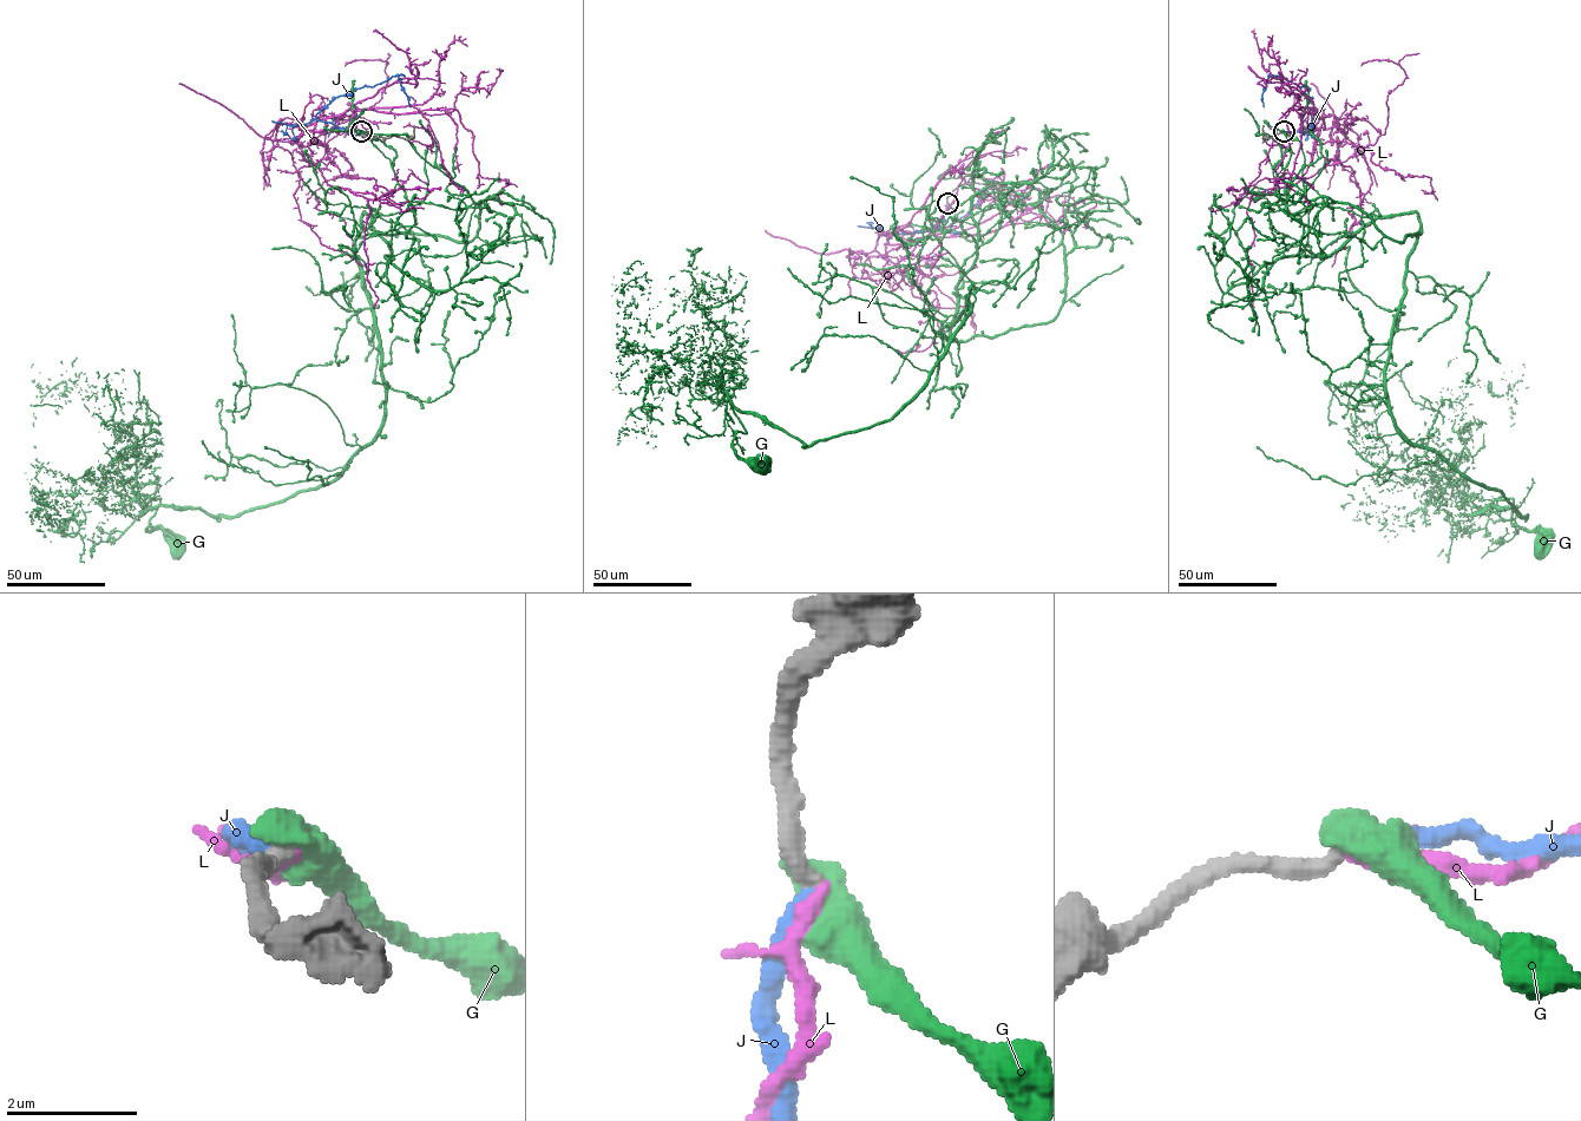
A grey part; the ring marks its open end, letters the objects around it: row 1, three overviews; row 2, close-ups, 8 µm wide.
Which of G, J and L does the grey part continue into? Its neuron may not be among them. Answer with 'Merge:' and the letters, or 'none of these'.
Merge: J

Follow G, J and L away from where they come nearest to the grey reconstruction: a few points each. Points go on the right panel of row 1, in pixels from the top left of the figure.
G: (1284, 132), (1297, 221), (1417, 214), (1388, 413), (1526, 520), (1484, 509), (1511, 498), (1539, 551)
J: (1284, 132), (1307, 133), (1312, 126), (1309, 89), (1271, 76), (1261, 94), (1264, 107)
L: (1284, 132), (1313, 110), (1326, 165), (1373, 144), (1388, 92), (1406, 74), (1386, 59), (1360, 65)

